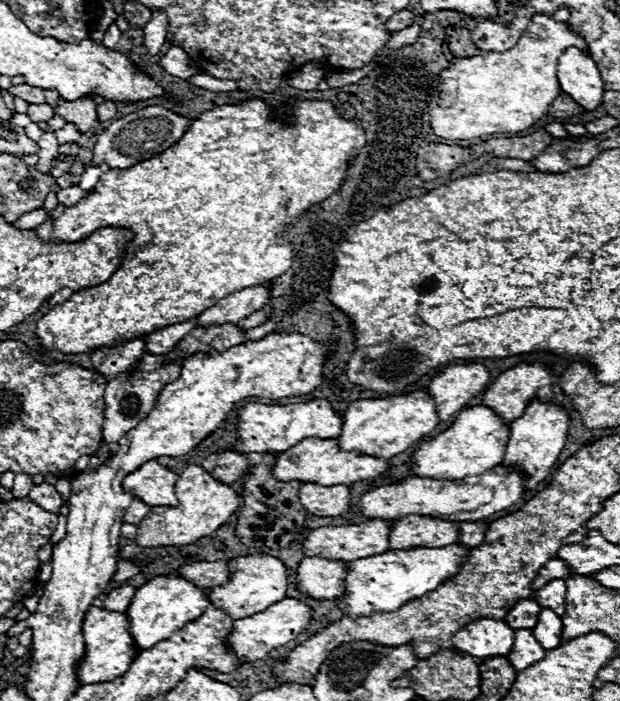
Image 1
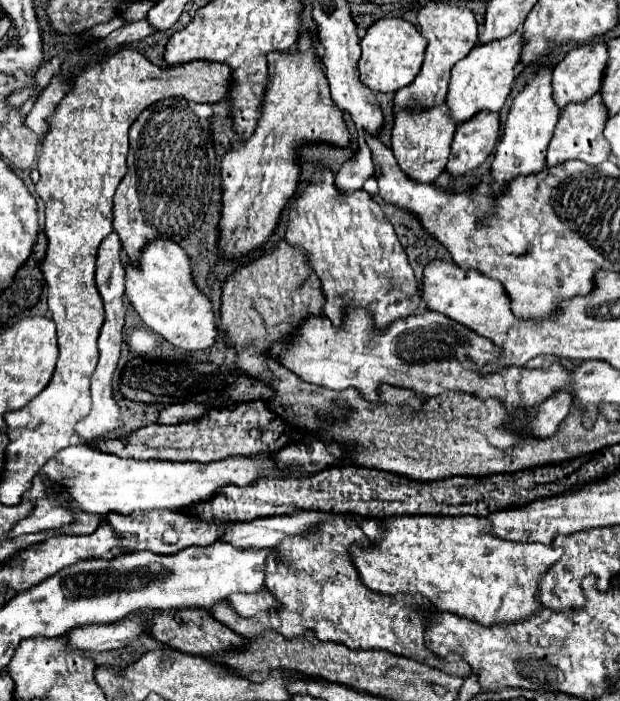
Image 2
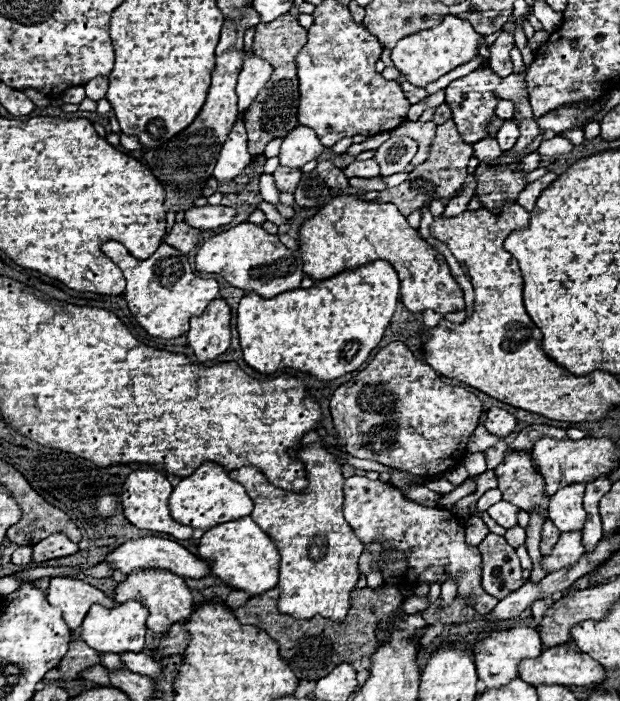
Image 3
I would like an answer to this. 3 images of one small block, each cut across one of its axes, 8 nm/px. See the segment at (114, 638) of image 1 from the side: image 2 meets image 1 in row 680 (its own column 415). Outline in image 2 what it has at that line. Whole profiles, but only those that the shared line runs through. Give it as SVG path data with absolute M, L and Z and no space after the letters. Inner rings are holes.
M426 2L418 10L418 24L420 24L420 34L428 40L426 58L416 80L410 86L396 92L394 112L406 106L410 106L412 110L420 110L420 108L428 108L428 106L444 102L452 66L458 60L462 60L478 44L478 30L476 30L478 24L476 24L474 14L468 8L450 4L450 2Z

